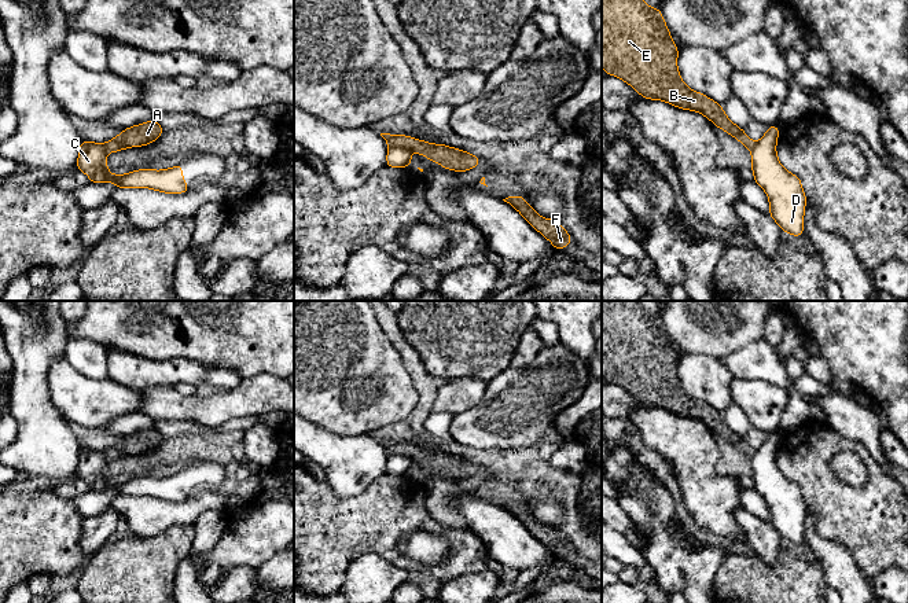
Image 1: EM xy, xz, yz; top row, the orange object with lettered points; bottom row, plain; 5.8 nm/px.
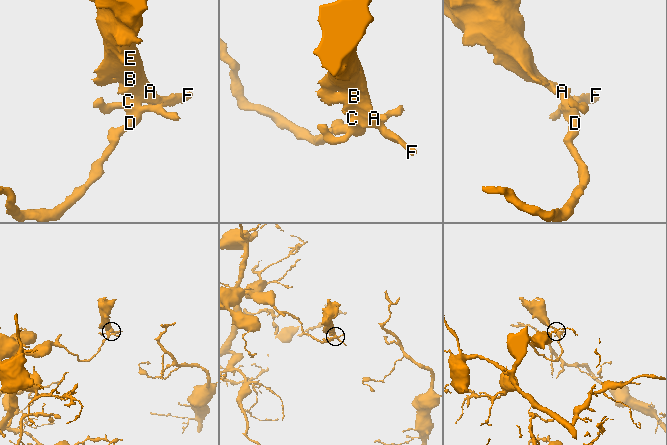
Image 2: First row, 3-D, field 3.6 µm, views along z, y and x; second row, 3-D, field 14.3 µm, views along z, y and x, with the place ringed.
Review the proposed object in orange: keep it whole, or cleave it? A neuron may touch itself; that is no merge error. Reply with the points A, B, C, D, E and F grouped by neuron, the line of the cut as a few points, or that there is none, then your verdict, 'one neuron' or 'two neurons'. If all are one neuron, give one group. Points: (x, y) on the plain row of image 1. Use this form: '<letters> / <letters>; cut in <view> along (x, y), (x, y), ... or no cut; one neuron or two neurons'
A B E F / C D; cut in xz along (389, 452), (404, 452), (410, 458); two neurons

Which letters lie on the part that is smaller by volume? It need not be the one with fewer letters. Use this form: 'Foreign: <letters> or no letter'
Foreign: A, B, E, F

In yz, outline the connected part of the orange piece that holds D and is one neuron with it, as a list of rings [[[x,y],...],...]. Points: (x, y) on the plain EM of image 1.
[[[769,433],[767,441],[754,452],[751,478],[754,489],[769,505],[769,523],[793,544],[804,543],[806,504],[798,483],[787,479],[778,467],[779,434]]]

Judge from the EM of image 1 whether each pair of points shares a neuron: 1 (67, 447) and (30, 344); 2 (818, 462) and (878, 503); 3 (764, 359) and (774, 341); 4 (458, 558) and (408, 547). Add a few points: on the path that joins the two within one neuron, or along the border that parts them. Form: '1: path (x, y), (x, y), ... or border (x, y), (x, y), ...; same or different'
1: path (41, 421), (30, 405), (30, 370); same
2: path (826, 480), (848, 502), (860, 502); same
3: border (763, 338), (775, 352); different
4: border (449, 544), (440, 563), (414, 561); different

